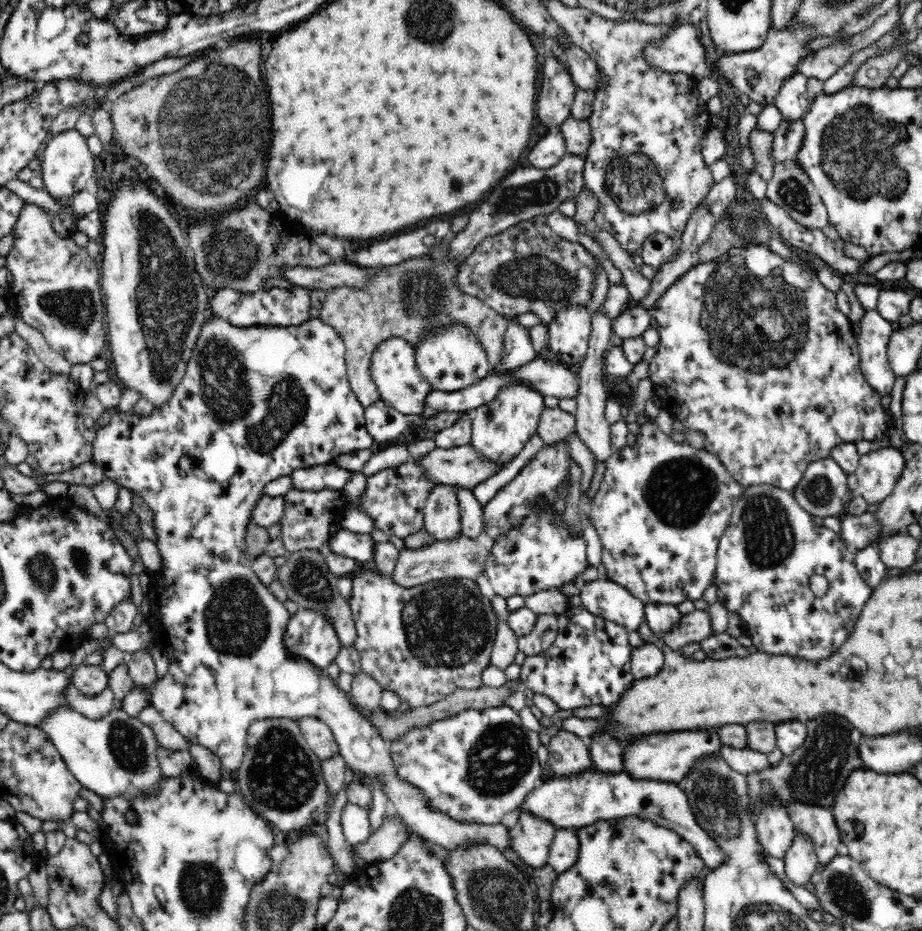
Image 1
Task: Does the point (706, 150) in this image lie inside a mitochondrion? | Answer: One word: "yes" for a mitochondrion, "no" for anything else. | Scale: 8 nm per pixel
no

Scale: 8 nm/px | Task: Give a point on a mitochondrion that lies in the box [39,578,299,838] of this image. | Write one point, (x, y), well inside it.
(126, 743)

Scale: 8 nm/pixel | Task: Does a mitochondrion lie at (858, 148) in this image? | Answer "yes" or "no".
yes

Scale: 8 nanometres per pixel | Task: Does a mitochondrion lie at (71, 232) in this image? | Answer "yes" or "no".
no

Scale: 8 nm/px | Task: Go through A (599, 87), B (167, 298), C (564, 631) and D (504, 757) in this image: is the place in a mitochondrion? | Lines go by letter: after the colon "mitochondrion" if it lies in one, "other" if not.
A: other
B: mitochondrion
C: other
D: mitochondrion

